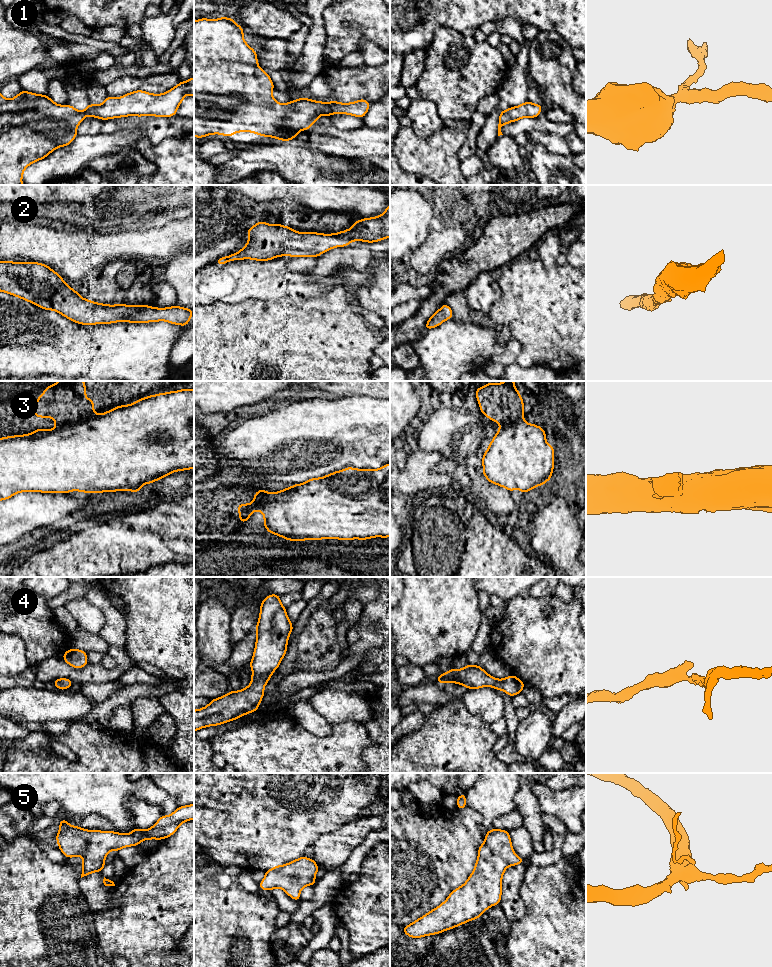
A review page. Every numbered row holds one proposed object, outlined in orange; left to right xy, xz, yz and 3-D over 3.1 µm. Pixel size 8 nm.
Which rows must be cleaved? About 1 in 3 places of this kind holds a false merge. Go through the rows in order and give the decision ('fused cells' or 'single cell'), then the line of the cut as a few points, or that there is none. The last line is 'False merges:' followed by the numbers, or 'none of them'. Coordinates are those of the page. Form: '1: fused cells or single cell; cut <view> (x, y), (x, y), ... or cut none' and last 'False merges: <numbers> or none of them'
1: single cell; cut none
2: single cell; cut none
3: fused cells; cut xy (94, 414), (53, 429)
4: single cell; cut none
5: single cell; cut none
False merges: 3

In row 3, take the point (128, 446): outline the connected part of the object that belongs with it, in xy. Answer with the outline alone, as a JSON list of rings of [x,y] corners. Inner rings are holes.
[[[181,389],[150,395],[138,399],[129,405],[117,406],[105,413],[96,414],[84,420],[55,429],[39,428],[30,434],[7,436],[0,438],[0,501],[7,500],[20,492],[69,493],[80,491],[85,493],[102,493],[115,491],[132,491],[138,493],[144,484],[158,481],[176,471],[194,469],[194,389]]]

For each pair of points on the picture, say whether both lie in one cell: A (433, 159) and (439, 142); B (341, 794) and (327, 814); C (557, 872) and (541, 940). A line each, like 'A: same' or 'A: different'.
A: same
B: same
C: same

